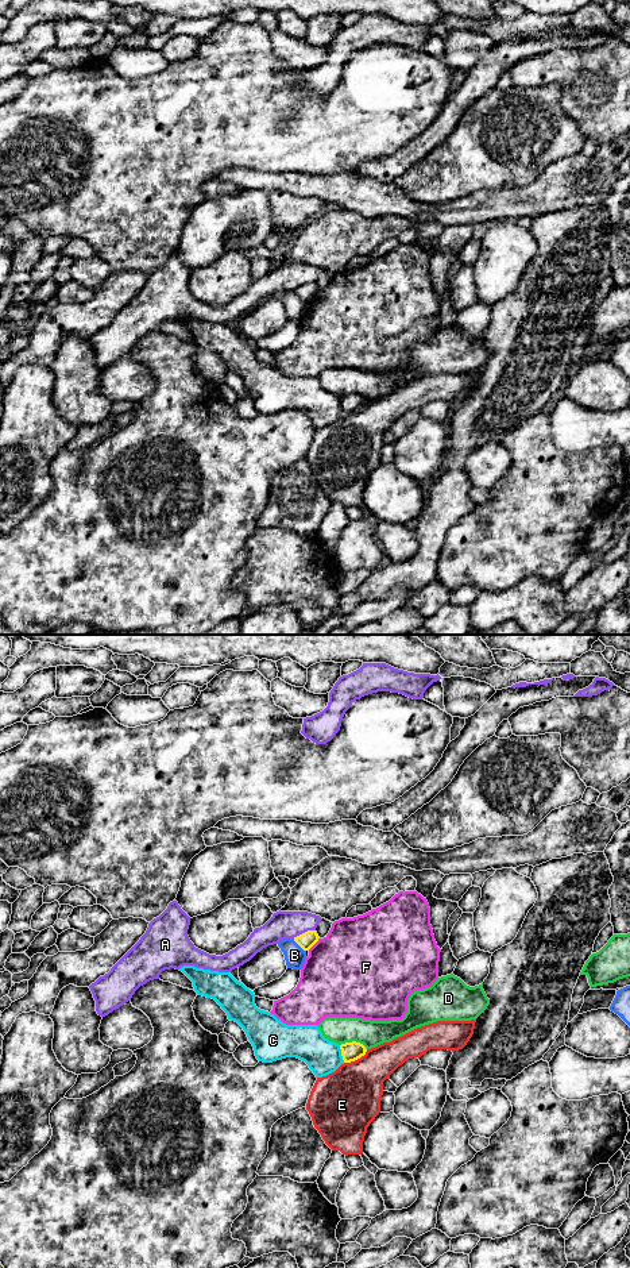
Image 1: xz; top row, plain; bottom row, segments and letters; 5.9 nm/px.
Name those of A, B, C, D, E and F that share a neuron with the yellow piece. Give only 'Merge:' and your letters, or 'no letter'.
Merge: no letter

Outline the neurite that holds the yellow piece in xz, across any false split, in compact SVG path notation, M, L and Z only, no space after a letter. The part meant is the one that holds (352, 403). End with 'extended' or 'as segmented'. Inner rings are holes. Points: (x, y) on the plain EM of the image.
M352 393L340 397L344 415L351 415L366 406L367 401L363 396Z; as segmented

